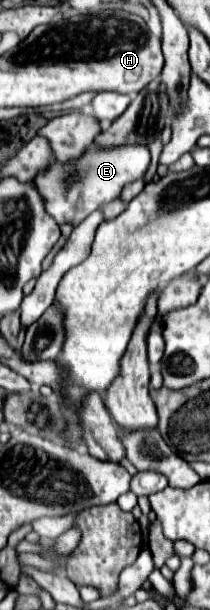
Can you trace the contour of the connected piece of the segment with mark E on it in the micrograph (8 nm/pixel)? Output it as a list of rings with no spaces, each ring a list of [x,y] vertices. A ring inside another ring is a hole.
[[[92,144],[76,160],[60,162],[58,158],[52,158],[48,162],[48,168],[44,168],[44,172],[38,172],[32,182],[44,200],[46,212],[56,220],[56,224],[72,224],[76,228],[90,212],[94,212],[102,204],[116,200],[126,184],[142,178],[148,164],[150,152],[146,146],[126,144],[116,148],[98,148]]]

